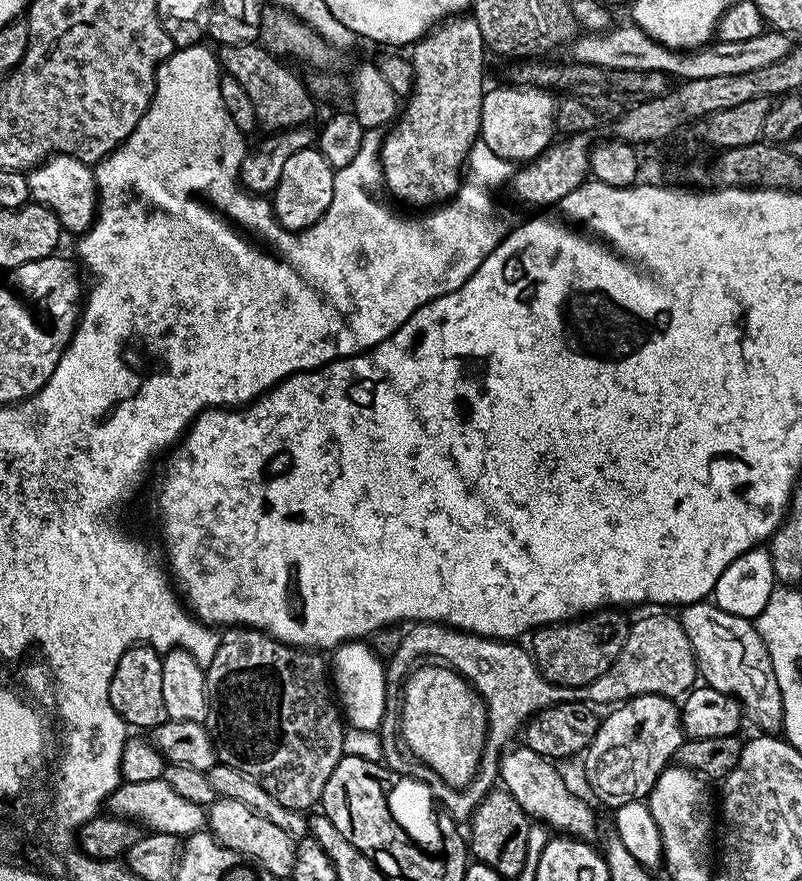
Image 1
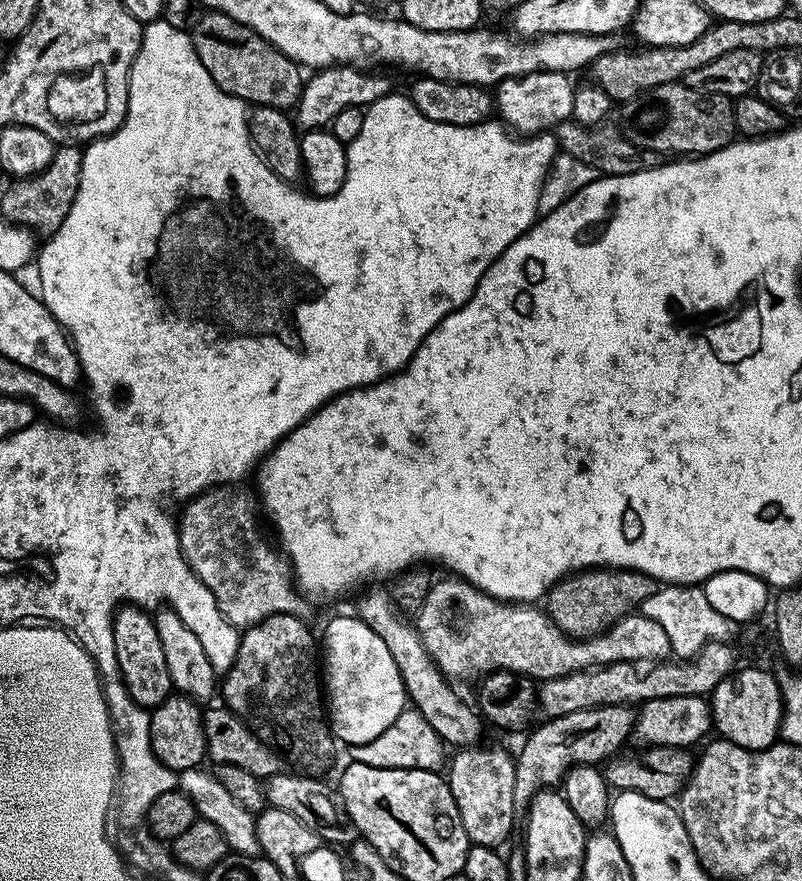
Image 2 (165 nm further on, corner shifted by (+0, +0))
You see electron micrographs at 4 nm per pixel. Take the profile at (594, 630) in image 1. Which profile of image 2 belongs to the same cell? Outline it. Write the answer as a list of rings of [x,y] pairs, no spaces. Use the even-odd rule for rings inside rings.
[[[589,568],[557,582],[546,597],[546,611],[567,636],[587,638],[611,628],[620,617],[635,613],[657,587],[657,580],[629,568]]]

